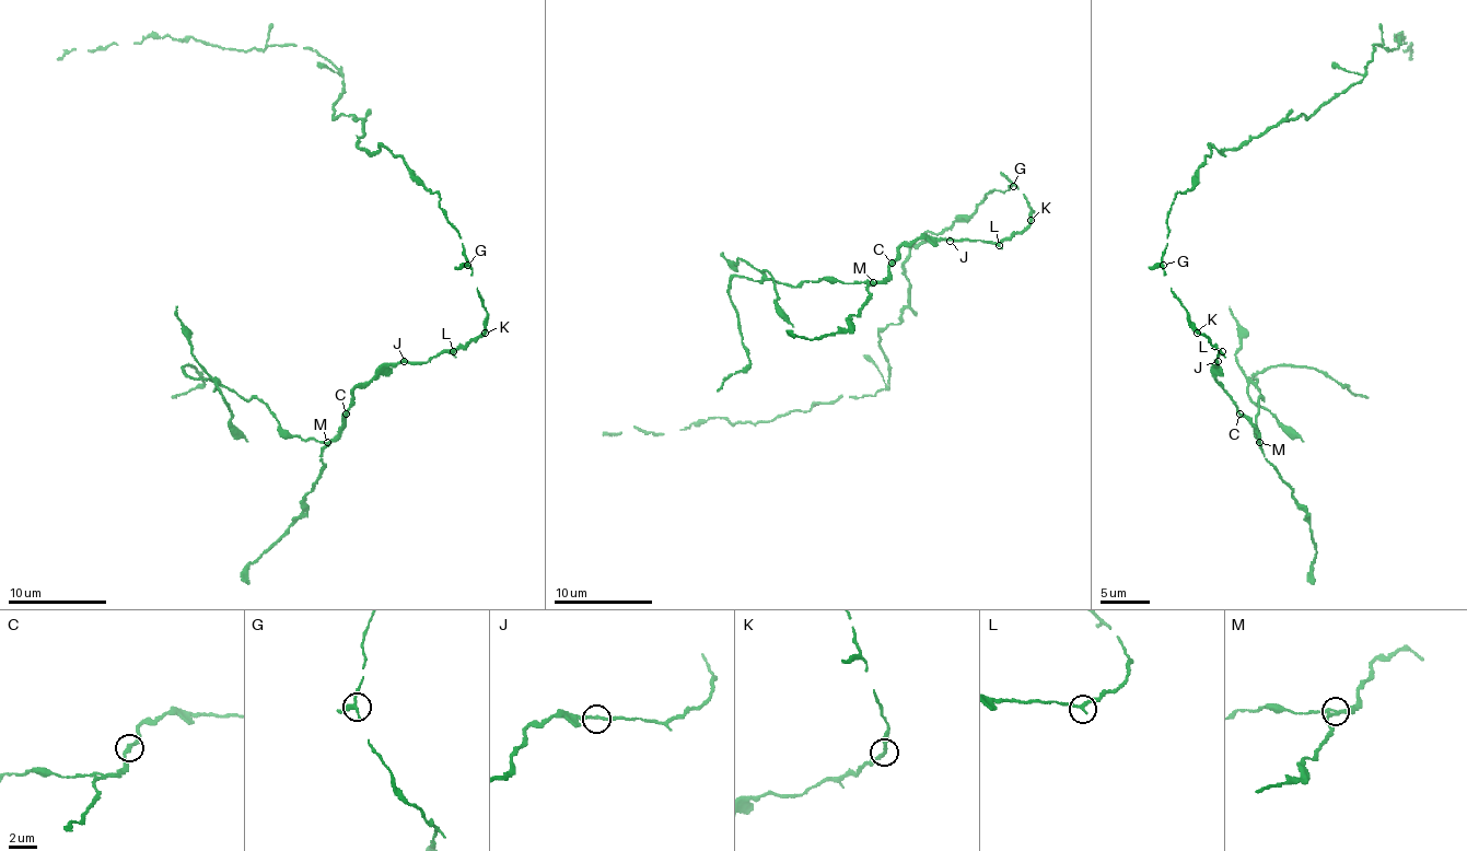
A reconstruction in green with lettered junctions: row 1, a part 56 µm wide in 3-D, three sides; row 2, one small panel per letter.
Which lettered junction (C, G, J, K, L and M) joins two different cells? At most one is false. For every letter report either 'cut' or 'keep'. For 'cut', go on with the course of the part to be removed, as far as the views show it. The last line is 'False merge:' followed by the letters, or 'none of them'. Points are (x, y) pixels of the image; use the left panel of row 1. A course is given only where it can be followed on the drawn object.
C: keep
G: keep
J: keep
K: keep
L: keep
M: cut | (326, 443), (289, 435), (257, 398), (240, 398), (183, 369), (193, 366), (202, 381), (171, 396)
False merge: M

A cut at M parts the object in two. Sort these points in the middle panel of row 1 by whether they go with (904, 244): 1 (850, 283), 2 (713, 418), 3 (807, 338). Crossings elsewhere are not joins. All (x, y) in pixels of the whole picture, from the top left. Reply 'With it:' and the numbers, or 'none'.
With it: 2, 3

